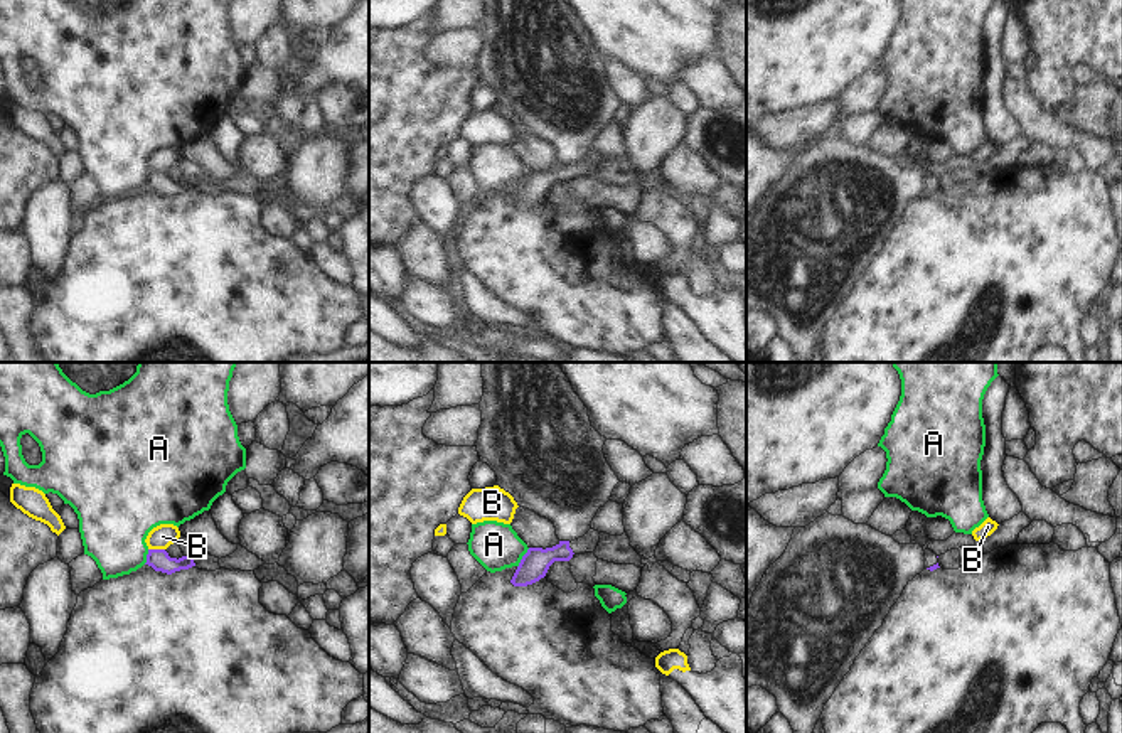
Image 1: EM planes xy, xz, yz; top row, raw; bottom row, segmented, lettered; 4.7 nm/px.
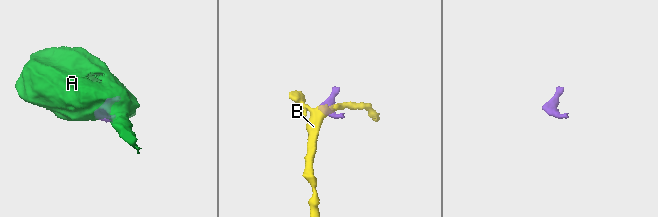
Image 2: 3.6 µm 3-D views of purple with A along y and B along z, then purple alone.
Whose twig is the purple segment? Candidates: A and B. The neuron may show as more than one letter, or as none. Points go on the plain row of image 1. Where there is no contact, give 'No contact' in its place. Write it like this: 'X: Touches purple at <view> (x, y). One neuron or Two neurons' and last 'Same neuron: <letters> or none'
A: Touches purple at xz (523, 181). Two neurons
B: Touches purple at xy (157, 172). Two neurons
Same neuron: none.

